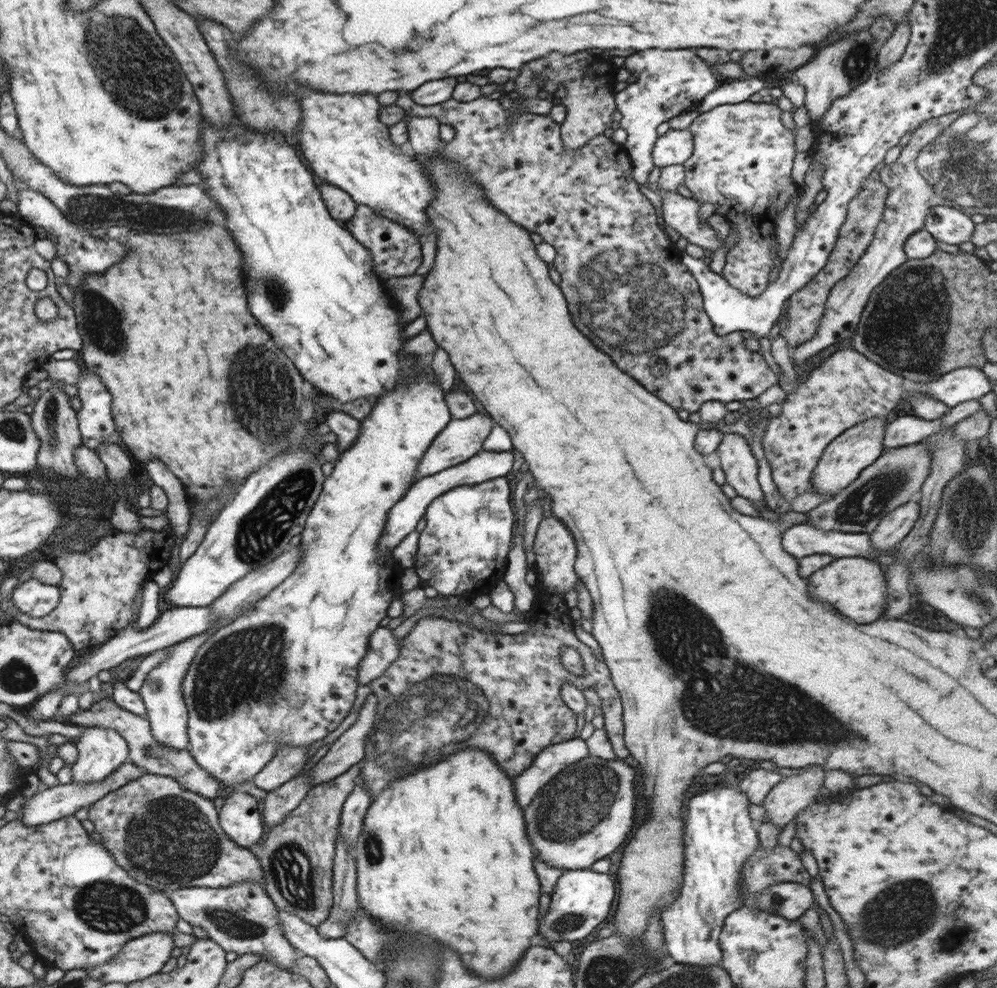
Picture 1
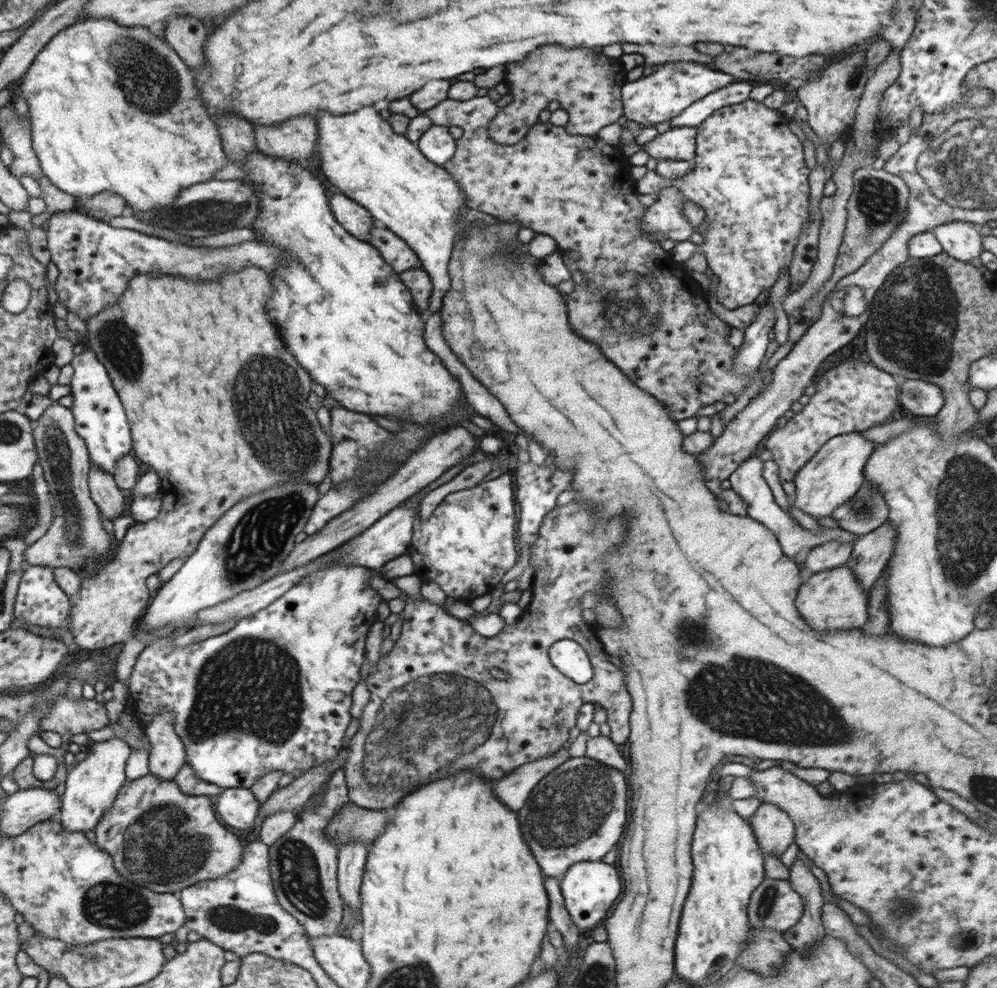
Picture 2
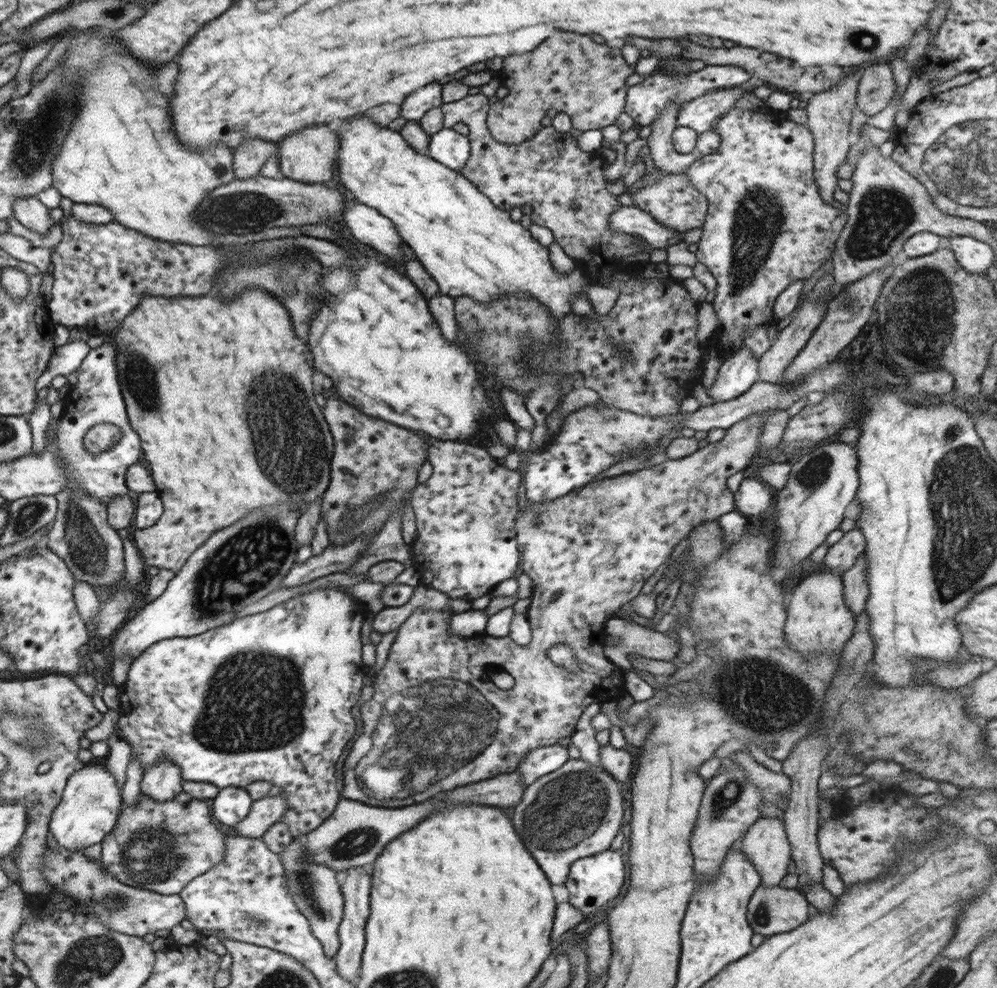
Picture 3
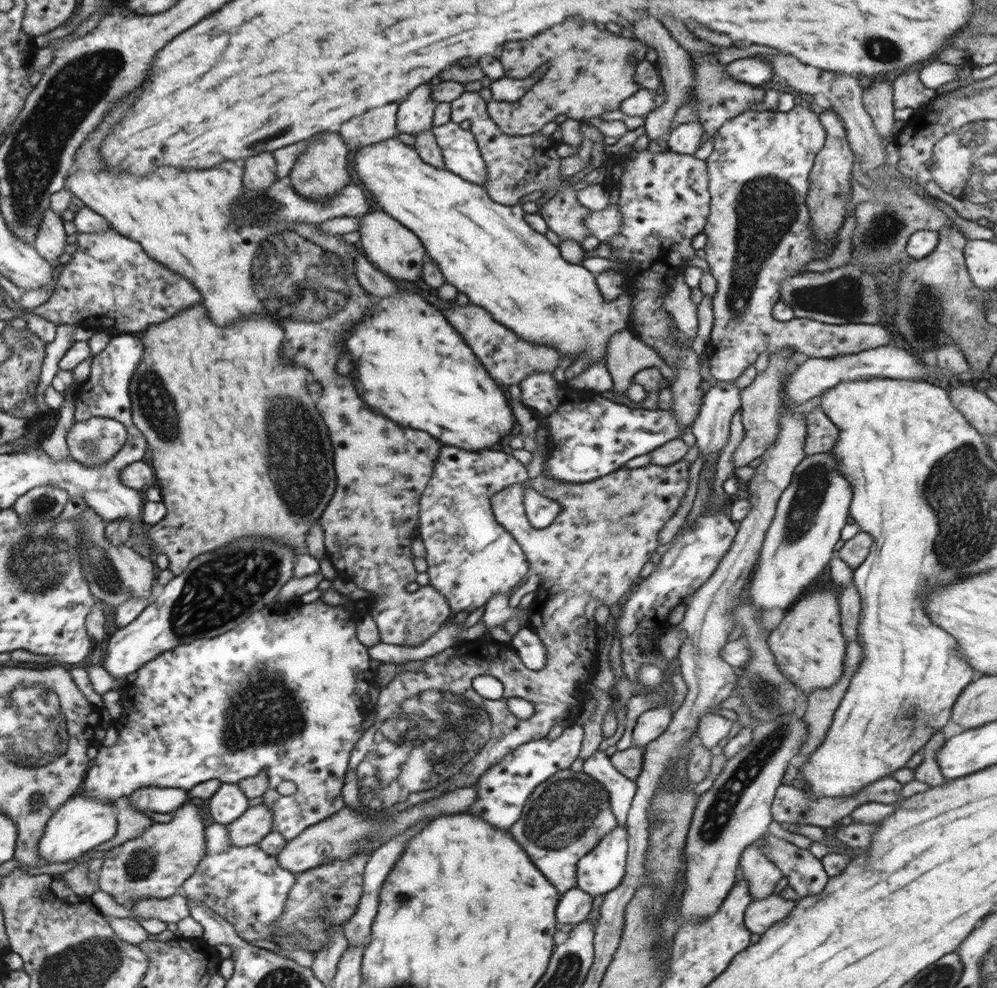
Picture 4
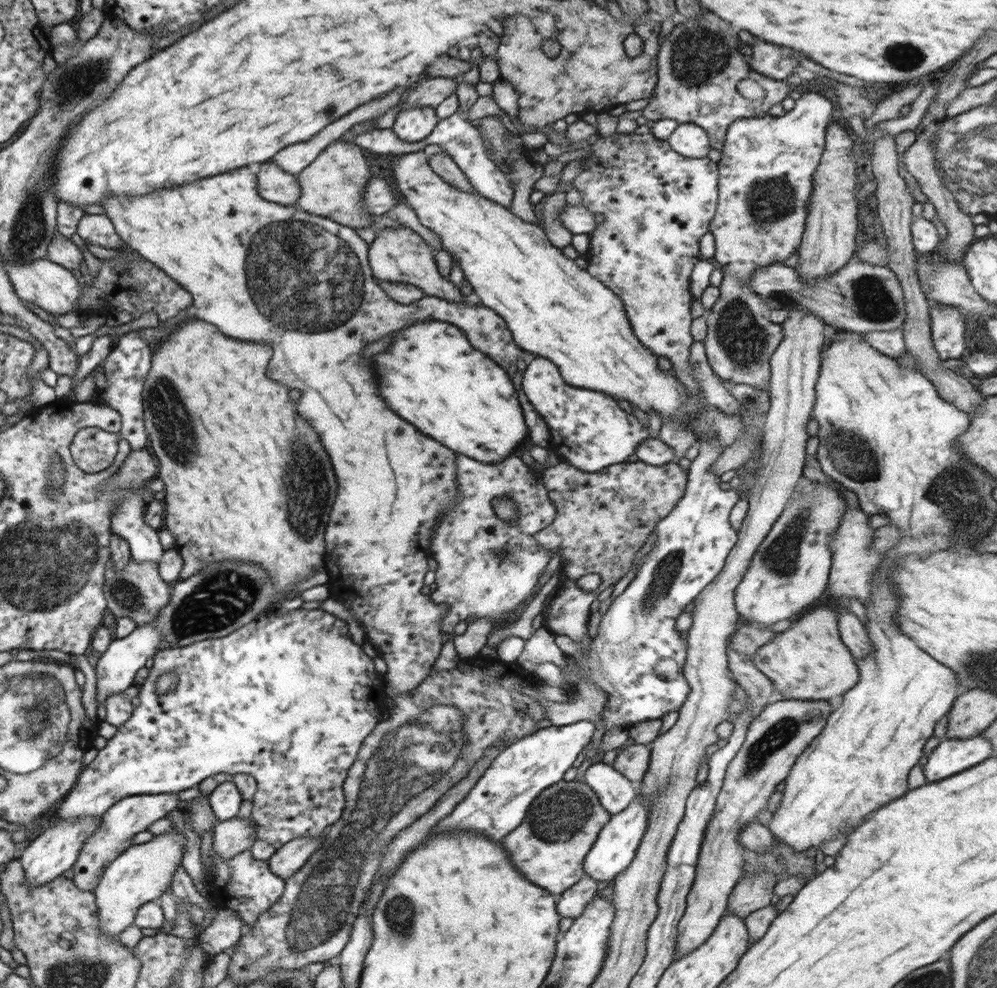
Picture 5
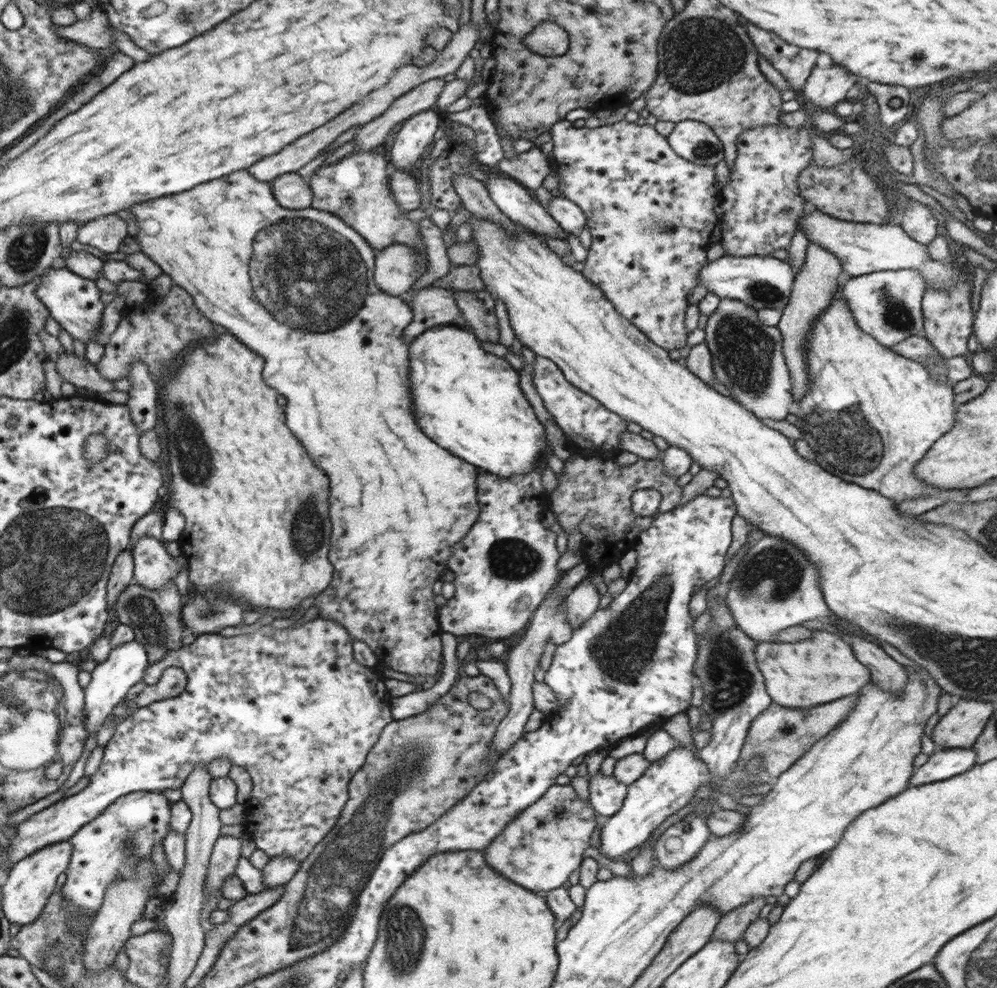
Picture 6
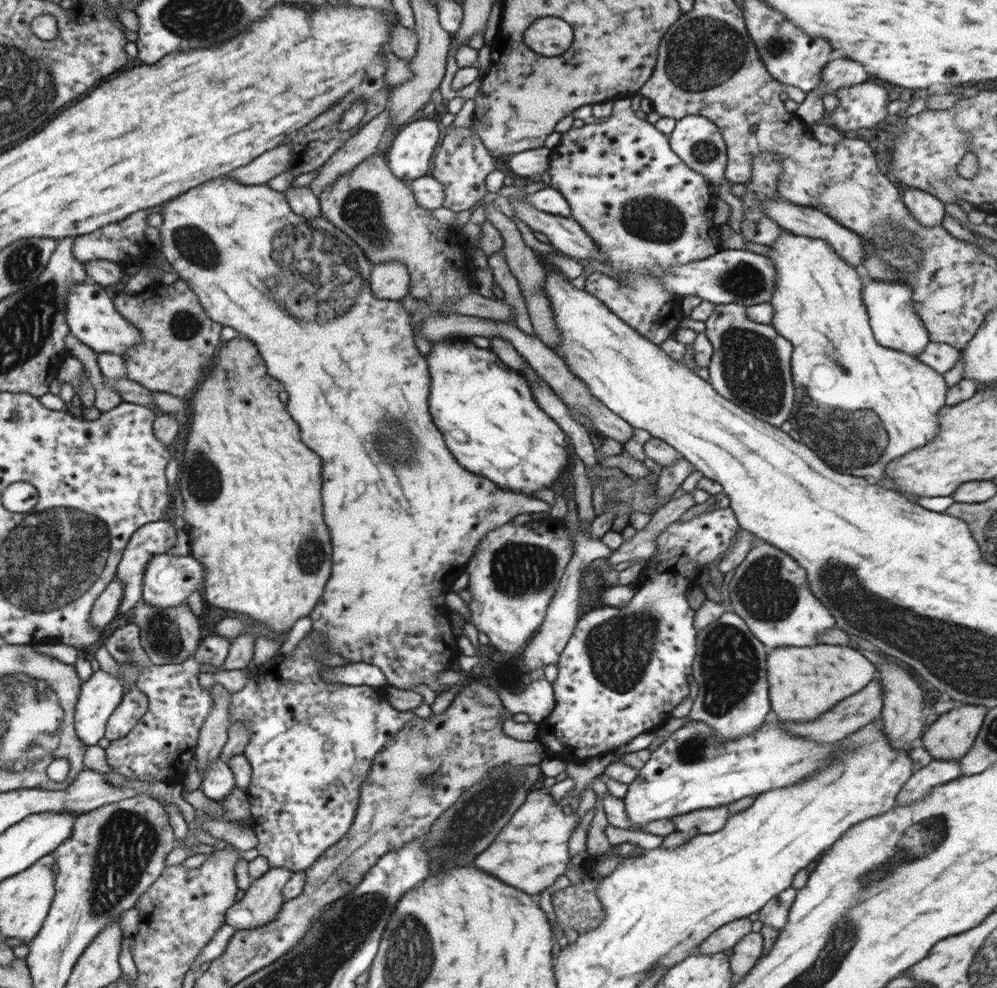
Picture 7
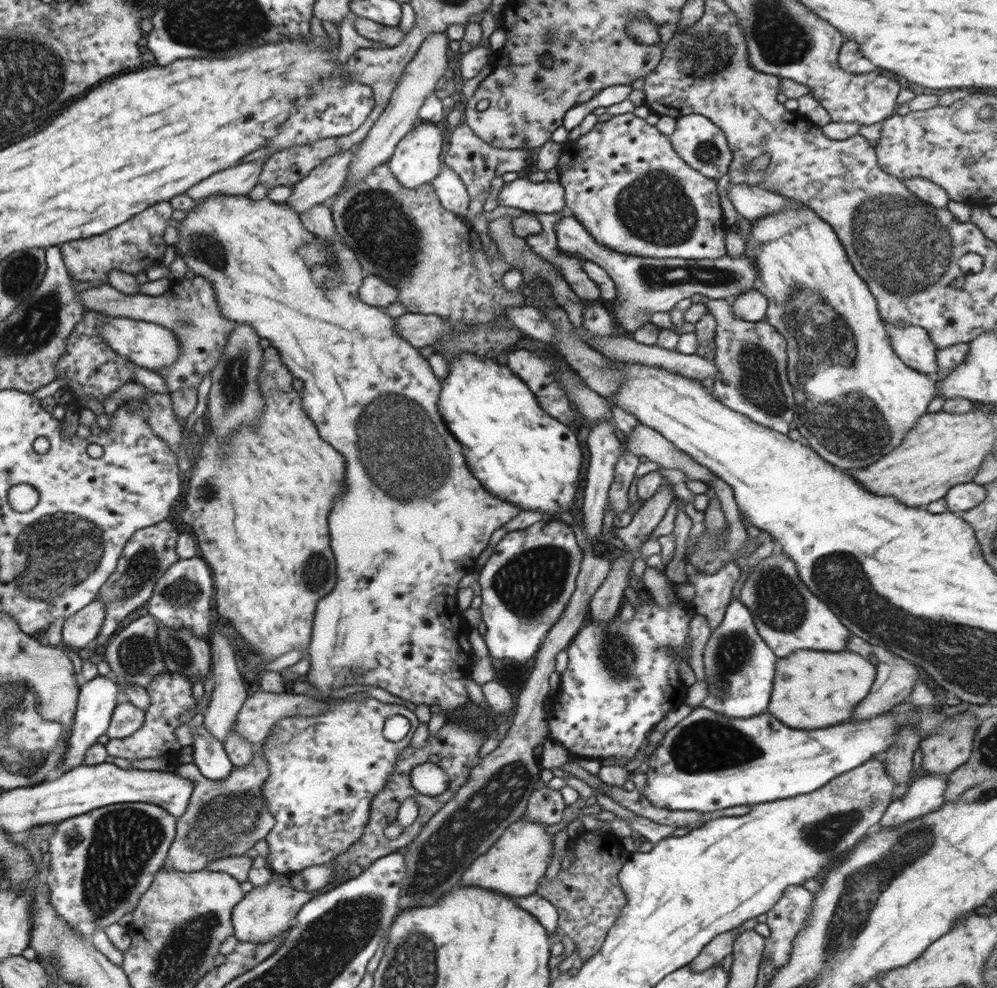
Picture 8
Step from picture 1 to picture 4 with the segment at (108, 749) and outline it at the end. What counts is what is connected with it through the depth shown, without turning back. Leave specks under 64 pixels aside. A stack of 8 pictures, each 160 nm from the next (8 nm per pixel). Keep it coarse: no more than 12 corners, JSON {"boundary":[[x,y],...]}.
{"boundary":[[78,791],[48,819],[38,850],[67,862],[116,837],[112,804]]}

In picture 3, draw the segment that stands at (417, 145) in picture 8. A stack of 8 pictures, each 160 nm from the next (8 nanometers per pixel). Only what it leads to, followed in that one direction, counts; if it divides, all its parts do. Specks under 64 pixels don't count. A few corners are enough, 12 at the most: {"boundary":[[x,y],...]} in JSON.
{"boundary":[[428,84],[400,106],[406,122],[441,107],[441,84]]}

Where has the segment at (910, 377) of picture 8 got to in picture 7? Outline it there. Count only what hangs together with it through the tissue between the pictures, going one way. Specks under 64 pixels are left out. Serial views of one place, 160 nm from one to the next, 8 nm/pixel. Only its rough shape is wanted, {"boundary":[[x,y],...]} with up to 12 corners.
{"boundary":[[783,230],[790,424],[836,472],[940,432],[949,386],[876,342],[864,273]]}

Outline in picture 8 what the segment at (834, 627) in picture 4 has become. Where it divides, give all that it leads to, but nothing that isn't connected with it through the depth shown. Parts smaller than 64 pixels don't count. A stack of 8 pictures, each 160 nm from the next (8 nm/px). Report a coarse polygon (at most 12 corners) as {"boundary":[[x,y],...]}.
{"boundary":[[850,652],[776,661],[768,712],[798,730],[850,718],[877,668]]}

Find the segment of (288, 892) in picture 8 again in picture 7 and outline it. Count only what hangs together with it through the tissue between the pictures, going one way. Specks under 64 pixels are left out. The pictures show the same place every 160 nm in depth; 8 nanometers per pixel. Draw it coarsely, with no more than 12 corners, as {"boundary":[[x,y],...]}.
{"boundary":[[270,867],[228,908],[225,924],[248,930],[274,920],[293,872]]}

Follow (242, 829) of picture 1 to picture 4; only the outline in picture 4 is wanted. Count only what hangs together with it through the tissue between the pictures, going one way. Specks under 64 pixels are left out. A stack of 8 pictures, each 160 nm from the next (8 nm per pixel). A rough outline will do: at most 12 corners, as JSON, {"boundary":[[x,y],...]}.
{"boundary":[[238,783],[207,800],[211,822],[227,825],[249,806]]}

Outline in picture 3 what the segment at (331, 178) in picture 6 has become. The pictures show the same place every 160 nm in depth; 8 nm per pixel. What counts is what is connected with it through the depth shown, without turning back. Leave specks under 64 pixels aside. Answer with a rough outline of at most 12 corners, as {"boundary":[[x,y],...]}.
{"boundary":[[312,126],[276,144],[286,178],[323,184],[334,176],[340,138]]}

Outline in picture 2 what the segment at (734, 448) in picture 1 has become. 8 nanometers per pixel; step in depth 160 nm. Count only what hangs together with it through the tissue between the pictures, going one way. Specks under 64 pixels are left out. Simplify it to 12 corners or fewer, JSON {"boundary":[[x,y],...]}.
{"boundary":[[743,460],[727,478],[746,514],[768,527],[781,550],[853,542],[855,534],[808,530],[774,501],[763,461]]}

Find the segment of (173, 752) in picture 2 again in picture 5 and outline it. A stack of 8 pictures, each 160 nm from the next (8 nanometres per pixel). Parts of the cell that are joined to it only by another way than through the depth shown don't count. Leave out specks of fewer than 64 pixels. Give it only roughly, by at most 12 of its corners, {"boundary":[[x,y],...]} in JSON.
{"boundary":[[178,793],[127,796],[101,816],[72,881],[93,892],[132,838],[175,810]]}

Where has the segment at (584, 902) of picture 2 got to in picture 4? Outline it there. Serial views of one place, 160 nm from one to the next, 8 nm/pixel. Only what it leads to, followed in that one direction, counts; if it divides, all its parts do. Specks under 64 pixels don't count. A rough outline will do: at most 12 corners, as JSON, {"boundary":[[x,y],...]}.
{"boundary":[[617,825],[577,864],[593,897],[626,874],[628,832]]}

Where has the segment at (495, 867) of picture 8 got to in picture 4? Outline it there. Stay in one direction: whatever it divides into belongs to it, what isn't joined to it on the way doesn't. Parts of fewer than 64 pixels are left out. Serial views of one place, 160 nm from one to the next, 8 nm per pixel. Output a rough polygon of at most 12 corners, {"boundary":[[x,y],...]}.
{"boundary":[[583,770],[536,785],[508,830],[560,896],[617,827]]}

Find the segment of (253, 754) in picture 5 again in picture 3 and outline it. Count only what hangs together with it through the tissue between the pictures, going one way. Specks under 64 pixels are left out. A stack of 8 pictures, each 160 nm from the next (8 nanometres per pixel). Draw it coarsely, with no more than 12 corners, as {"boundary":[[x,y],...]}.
{"boundary":[[314,590],[133,659],[143,772],[341,793],[368,609]]}

